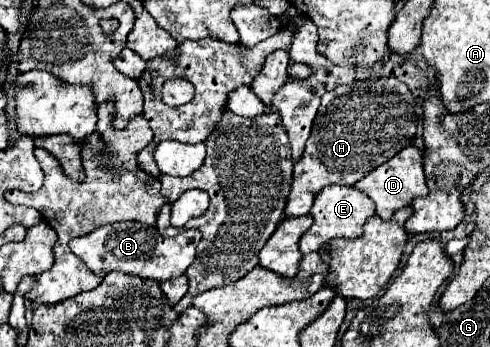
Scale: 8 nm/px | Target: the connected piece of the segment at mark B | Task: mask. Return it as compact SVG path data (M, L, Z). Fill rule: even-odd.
M115 222L97 228L81 238L73 238L69 248L75 256L79 256L93 272L107 274L111 270L119 270L125 274L137 274L141 278L153 278L159 282L177 278L185 274L185 270L195 260L195 248L199 244L199 230L183 230L173 238L163 238L153 226L145 226L139 222Z

